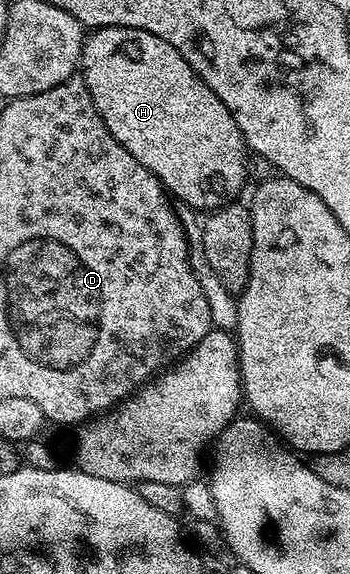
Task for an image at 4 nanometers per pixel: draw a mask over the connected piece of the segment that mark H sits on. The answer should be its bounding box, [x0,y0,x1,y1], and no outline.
[79,27,247,213]

